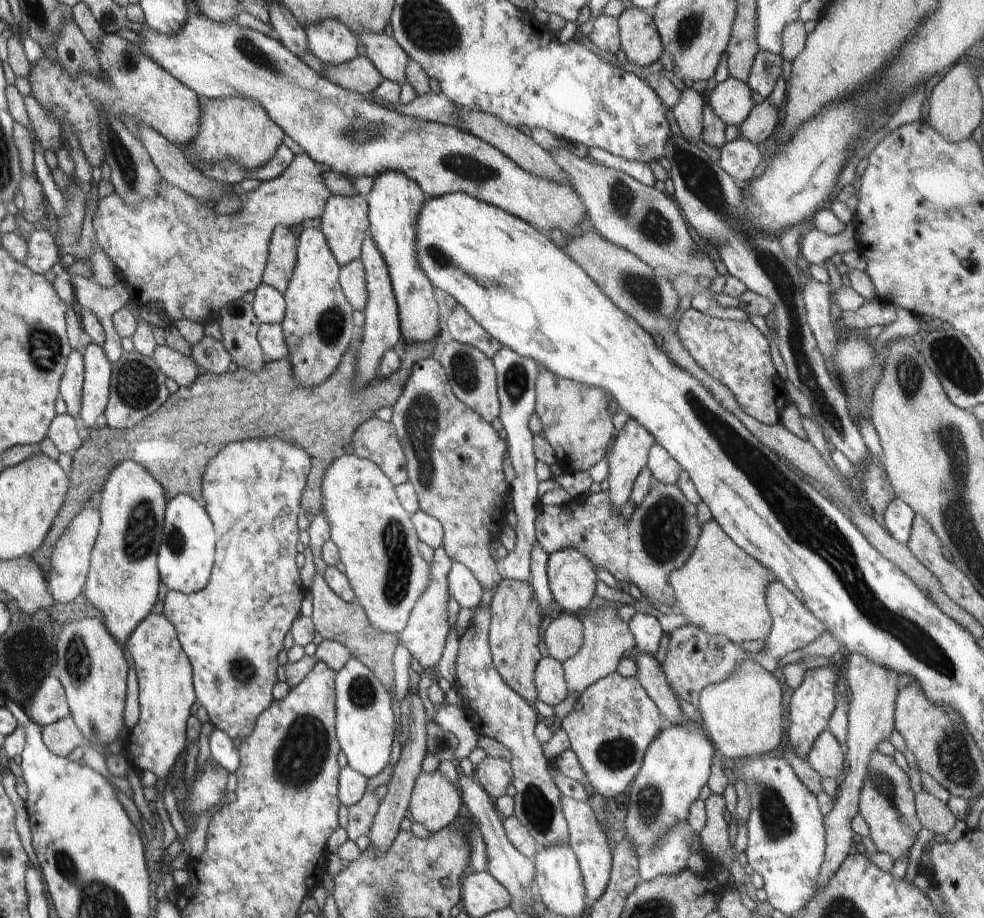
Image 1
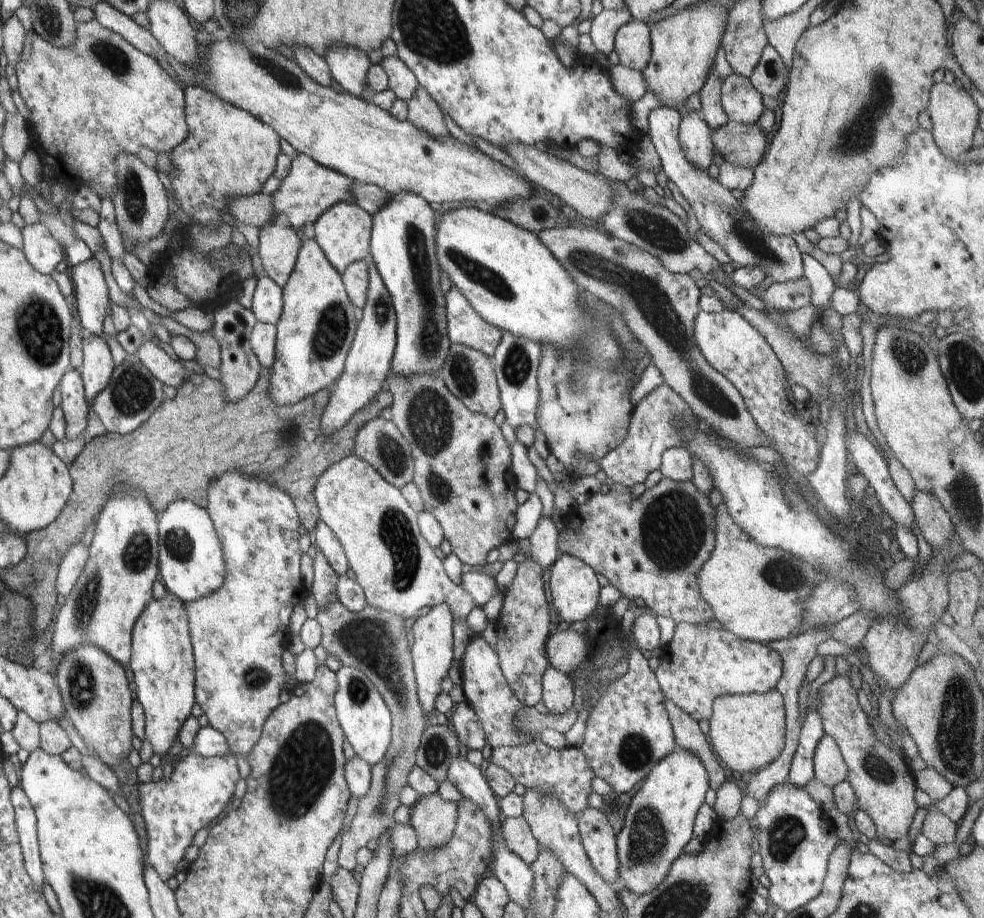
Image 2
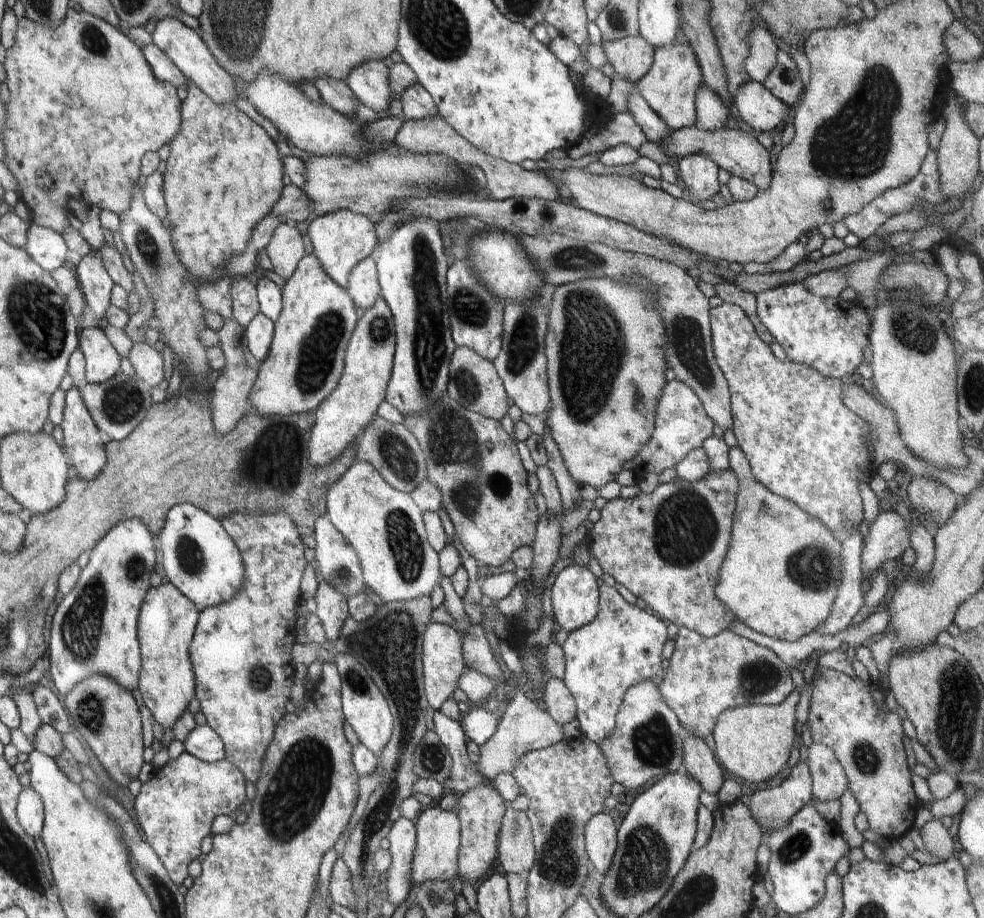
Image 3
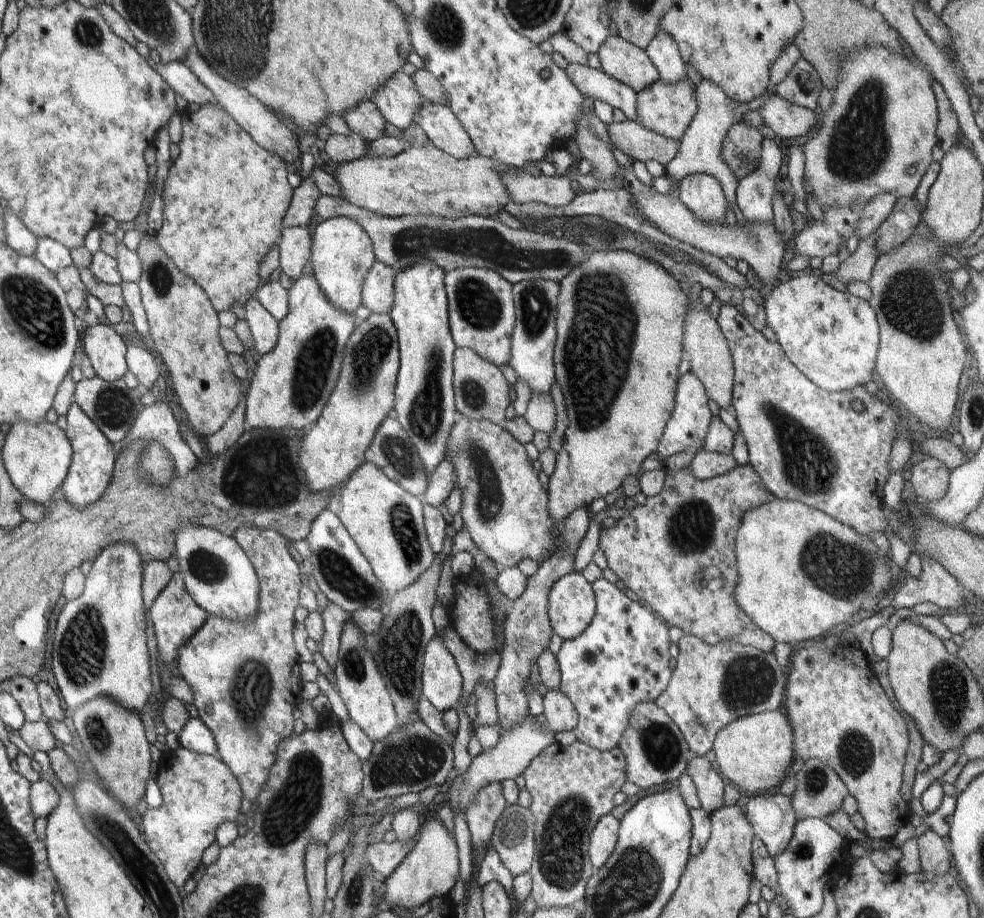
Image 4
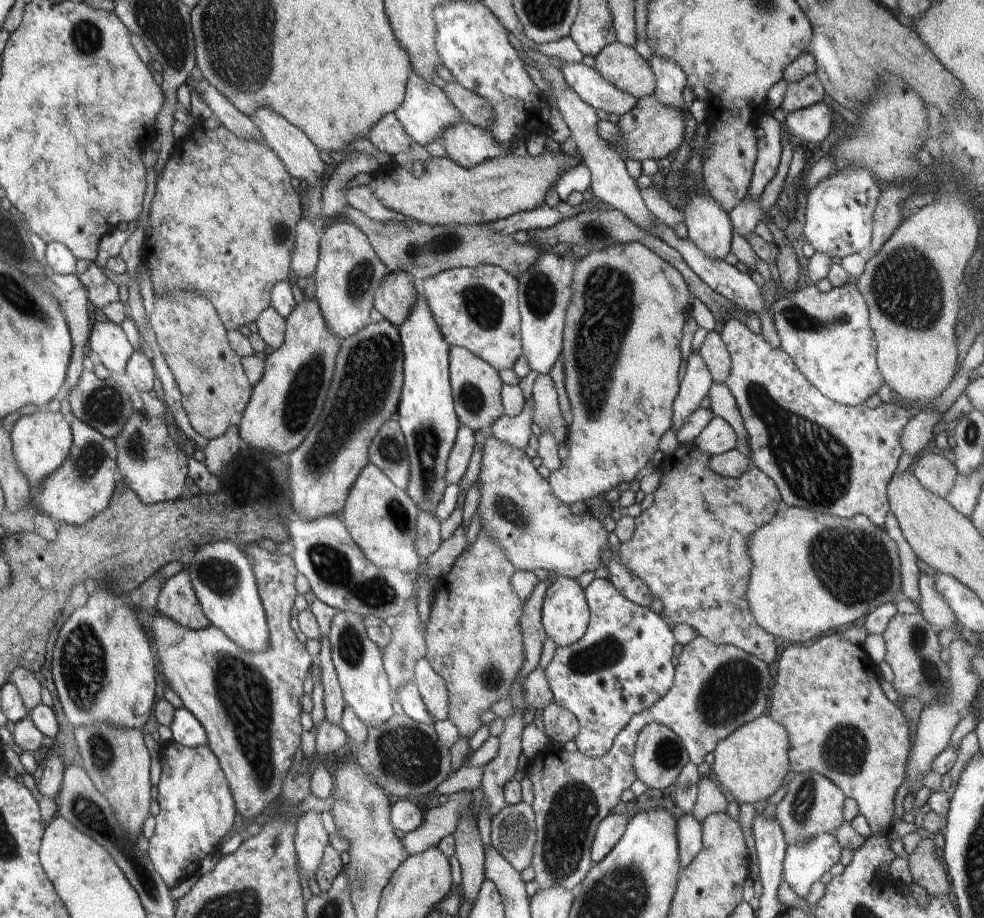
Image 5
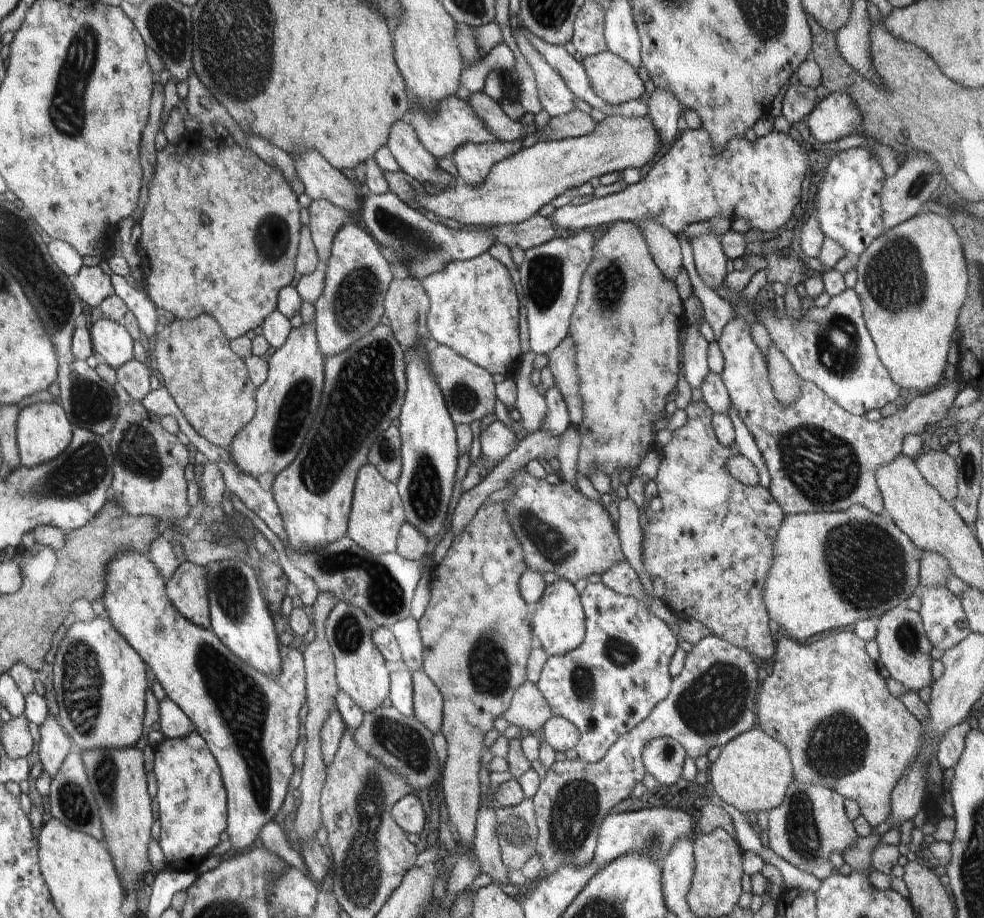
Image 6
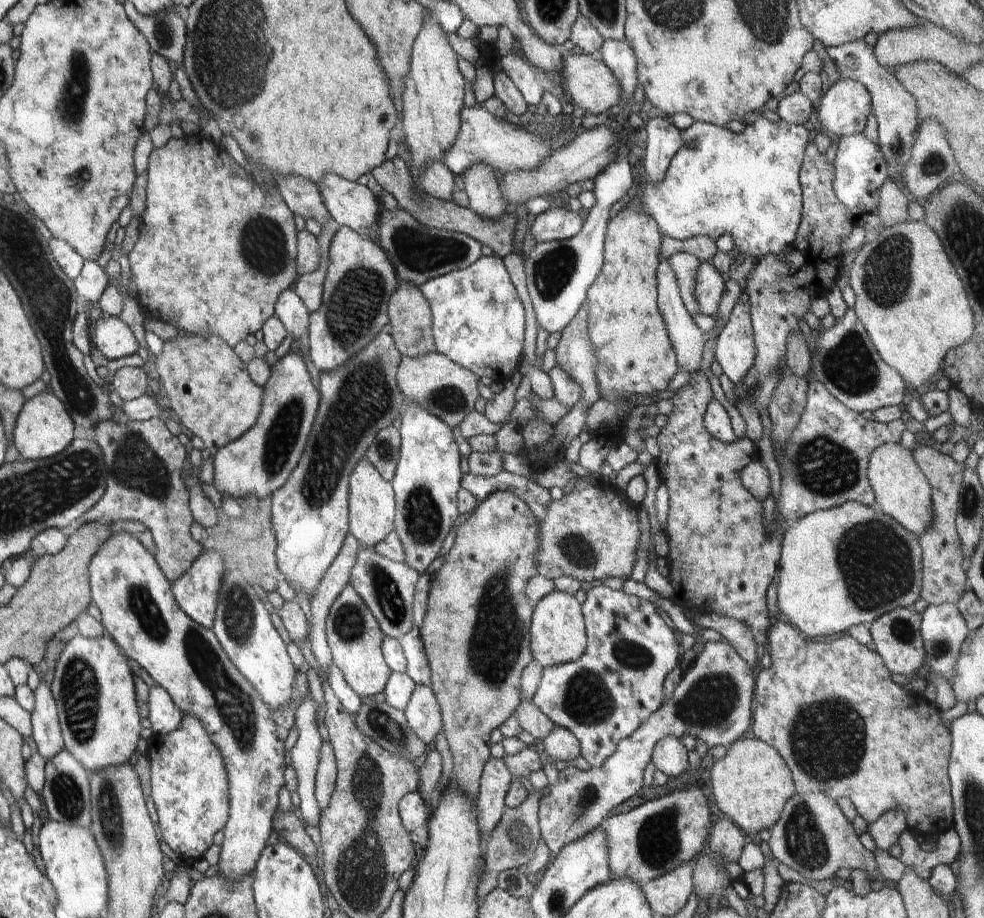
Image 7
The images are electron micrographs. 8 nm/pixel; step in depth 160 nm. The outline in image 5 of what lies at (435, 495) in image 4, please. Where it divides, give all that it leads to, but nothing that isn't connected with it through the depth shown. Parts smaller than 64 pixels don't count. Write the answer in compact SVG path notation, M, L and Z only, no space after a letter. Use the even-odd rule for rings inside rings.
M460 424L457 430L454 446L447 460L447 484L459 483L469 467L469 460L475 445L475 431L464 424Z

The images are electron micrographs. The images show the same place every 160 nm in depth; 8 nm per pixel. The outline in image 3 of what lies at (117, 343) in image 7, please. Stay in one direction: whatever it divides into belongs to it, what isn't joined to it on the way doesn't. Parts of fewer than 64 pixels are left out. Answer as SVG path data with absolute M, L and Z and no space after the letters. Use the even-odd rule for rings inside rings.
M99 326L79 331L79 349L85 356L88 382L104 382L121 371L121 357Z

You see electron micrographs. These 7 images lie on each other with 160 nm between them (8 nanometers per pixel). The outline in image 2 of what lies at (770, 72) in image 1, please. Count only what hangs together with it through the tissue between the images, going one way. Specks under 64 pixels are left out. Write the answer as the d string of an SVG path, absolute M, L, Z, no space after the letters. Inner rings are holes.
M770 44L764 47L749 81L762 96L778 98L787 85L789 70L778 51Z

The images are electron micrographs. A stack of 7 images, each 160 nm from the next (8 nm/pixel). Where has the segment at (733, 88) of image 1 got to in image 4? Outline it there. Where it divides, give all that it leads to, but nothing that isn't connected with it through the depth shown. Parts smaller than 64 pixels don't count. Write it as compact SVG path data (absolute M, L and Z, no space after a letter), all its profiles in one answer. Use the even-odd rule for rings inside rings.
M775 93L762 104L758 113L764 120L764 126L768 126L777 136L788 140L808 137L818 122L818 115L812 110L791 104Z

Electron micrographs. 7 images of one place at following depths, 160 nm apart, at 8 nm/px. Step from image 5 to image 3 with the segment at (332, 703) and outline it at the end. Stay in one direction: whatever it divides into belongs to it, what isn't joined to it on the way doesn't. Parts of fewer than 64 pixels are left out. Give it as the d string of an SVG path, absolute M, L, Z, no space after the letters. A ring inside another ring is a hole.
M324 580L320 582L314 598L317 604L315 613L325 630L325 640L333 645L338 640L344 621L349 617L347 598Z

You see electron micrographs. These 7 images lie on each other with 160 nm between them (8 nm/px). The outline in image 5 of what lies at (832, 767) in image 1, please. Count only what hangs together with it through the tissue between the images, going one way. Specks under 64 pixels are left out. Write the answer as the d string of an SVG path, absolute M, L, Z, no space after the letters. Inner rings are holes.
M817 772L791 774L786 784L786 794L777 804L777 822L784 833L787 848L795 843L806 843L818 833L834 835L846 822L843 806L847 797L833 782Z

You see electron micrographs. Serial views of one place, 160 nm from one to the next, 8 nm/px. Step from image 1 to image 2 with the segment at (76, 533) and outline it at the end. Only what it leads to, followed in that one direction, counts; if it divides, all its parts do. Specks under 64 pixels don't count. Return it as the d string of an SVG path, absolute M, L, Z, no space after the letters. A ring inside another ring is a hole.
M82 541L68 550L57 570L55 584L57 594L62 594L65 597L70 594L88 562L88 557L89 550L82 544Z

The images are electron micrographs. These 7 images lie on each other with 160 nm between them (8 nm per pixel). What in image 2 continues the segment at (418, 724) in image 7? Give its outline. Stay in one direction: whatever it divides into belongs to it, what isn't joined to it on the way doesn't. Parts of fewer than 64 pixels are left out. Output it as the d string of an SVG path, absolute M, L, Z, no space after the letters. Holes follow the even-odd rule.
M438 603L432 607L429 614L415 621L410 633L409 651L413 658L413 668L417 682L418 698L423 708L423 713L428 720L428 714L435 708L436 697L442 692L440 684L448 676L448 671L454 662L453 655L453 614L449 606Z

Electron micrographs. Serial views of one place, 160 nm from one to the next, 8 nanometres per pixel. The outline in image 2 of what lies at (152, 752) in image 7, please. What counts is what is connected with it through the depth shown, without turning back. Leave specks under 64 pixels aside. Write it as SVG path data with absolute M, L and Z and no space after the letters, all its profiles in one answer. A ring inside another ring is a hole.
M191 752L173 767L170 778L139 783L141 815L148 832L148 860L164 882L175 878L179 872L177 864L182 862L188 846L198 842L208 824L226 810L226 805L234 798L238 780L236 756L204 758Z

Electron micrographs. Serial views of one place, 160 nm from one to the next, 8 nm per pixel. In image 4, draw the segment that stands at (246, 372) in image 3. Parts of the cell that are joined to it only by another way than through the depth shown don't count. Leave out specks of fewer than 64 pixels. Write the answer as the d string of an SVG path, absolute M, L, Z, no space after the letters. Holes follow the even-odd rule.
M245 391L244 394L242 394L238 406L234 408L234 411L230 414L230 418L228 418L228 421L222 426L222 429L203 439L204 447L208 448L212 454L216 455L226 452L246 431L244 428L246 393Z

